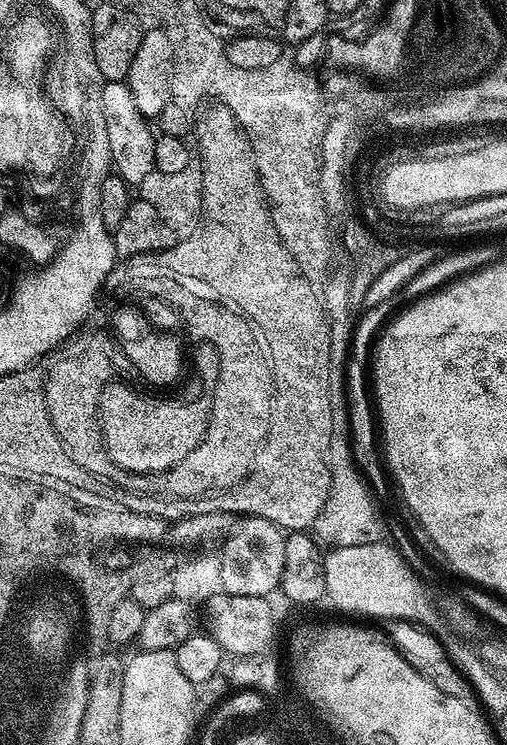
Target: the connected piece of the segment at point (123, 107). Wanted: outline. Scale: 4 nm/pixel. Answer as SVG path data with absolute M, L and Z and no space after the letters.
M107 81L99 89L98 95L102 98L104 138L111 167L114 169L115 175L121 176L126 183L140 184L142 178L146 178L146 174L156 171L156 163L154 162L156 136L153 125L139 112L136 102L134 102L134 95L125 81Z

